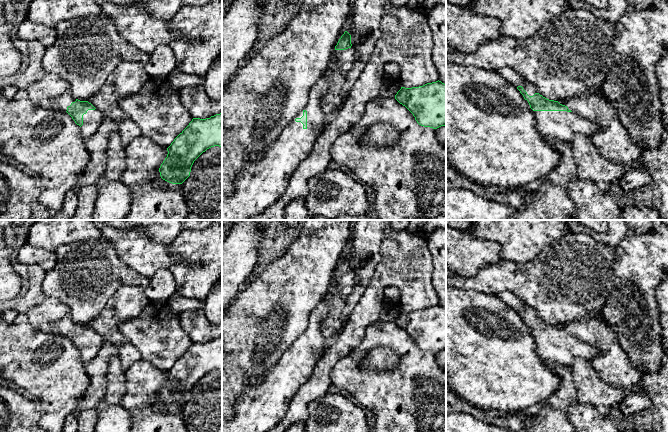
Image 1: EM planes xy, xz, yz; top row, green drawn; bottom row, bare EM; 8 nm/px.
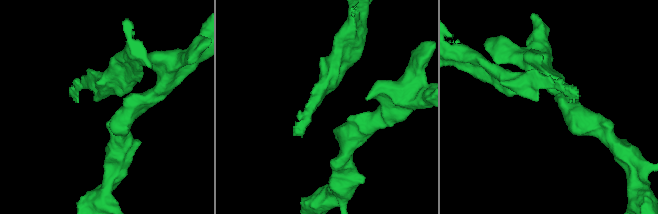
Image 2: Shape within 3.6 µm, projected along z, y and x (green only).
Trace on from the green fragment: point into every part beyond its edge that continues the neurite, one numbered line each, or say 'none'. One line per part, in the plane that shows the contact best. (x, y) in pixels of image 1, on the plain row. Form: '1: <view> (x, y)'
1: xz (262, 404)

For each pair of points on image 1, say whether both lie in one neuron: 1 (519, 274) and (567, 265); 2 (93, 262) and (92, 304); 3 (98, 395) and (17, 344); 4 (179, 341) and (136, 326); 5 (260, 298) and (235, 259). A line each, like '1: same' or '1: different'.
1: same
2: same
3: different
4: same
5: different

